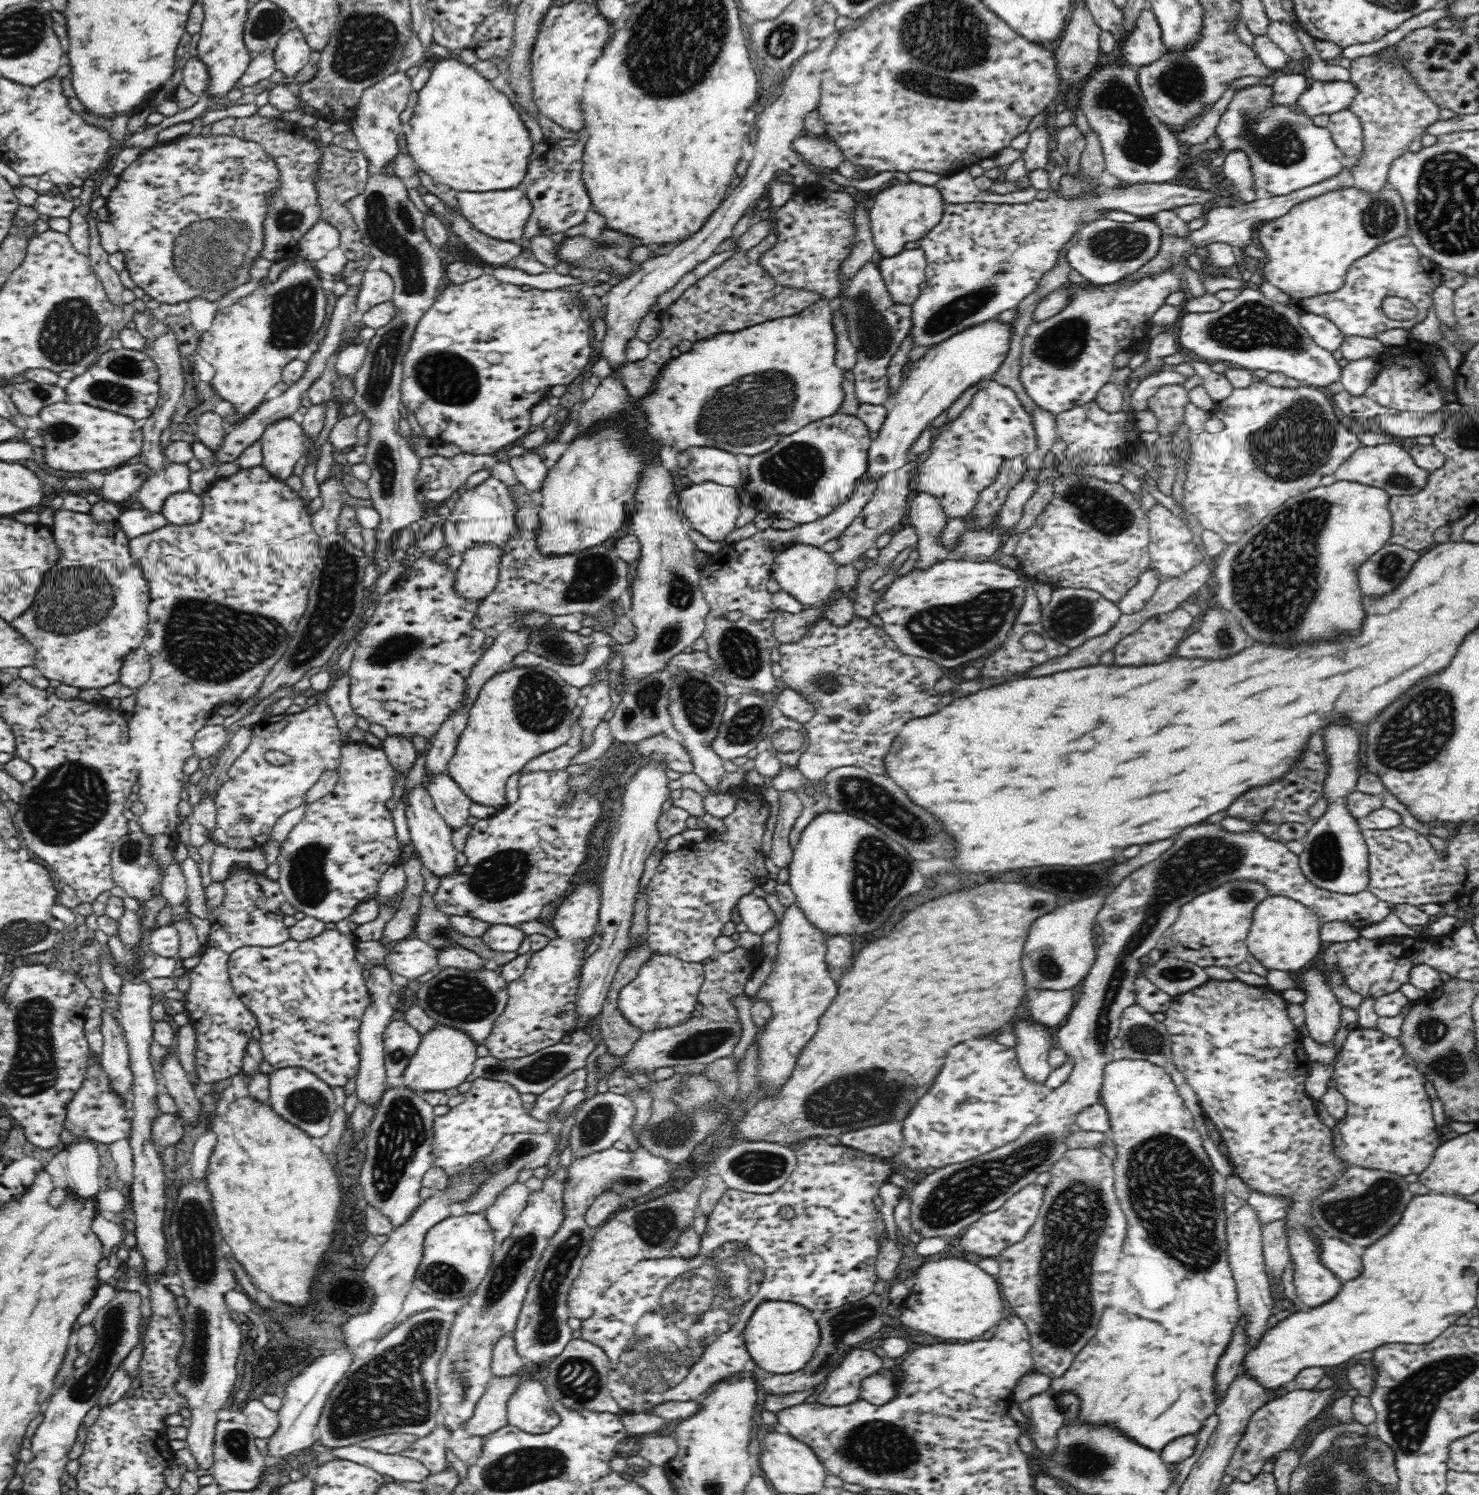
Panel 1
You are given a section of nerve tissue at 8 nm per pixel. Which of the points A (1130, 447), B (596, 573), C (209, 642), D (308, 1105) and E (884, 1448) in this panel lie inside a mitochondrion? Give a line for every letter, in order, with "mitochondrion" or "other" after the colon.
A: other
B: mitochondrion
C: mitochondrion
D: mitochondrion
E: mitochondrion

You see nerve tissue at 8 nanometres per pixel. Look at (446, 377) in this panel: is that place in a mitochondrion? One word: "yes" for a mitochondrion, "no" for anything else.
yes

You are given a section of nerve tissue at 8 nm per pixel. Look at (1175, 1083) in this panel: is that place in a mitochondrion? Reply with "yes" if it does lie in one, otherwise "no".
no

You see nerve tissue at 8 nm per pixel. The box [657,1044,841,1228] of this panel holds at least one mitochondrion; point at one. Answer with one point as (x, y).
(758, 1166)

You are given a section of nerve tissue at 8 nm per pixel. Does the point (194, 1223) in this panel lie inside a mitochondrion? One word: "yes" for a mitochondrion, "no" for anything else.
yes

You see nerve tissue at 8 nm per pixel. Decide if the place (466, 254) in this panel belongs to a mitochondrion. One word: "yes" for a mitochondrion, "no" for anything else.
no

